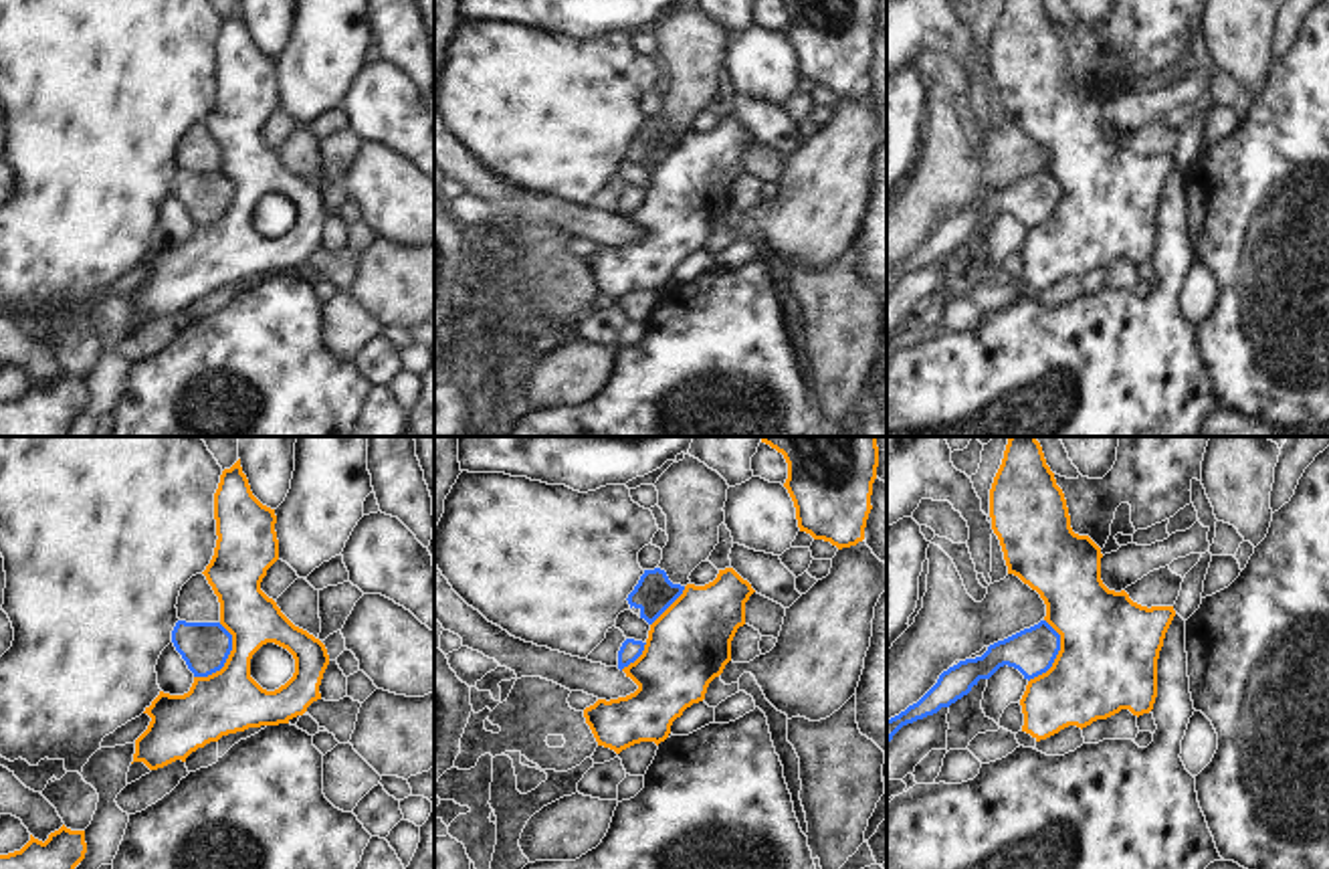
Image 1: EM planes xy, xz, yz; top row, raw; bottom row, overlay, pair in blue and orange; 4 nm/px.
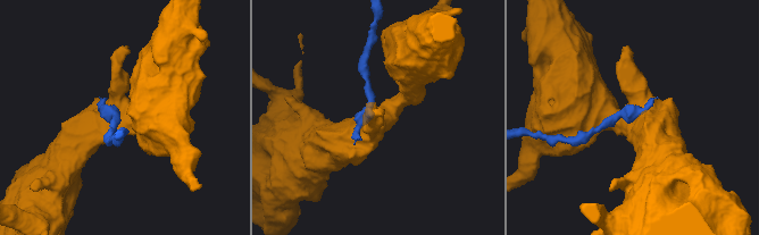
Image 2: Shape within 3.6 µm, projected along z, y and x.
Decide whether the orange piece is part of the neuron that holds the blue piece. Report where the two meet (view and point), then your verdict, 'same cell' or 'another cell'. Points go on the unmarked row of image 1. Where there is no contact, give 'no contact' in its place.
xy (227, 205) | another cell

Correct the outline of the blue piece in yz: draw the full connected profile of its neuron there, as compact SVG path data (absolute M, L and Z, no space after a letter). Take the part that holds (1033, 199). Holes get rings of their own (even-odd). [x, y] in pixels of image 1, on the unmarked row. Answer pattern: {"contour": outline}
{"contour": "M1040 168L990 192L982 204L959 208L943 218L937 230L917 251L887 267L887 291L903 273L933 263L941 255L949 255L967 243L980 226L990 226L1004 212L1018 216L1028 228L1046 220L1058 198L1060 182L1046 168Z"}

